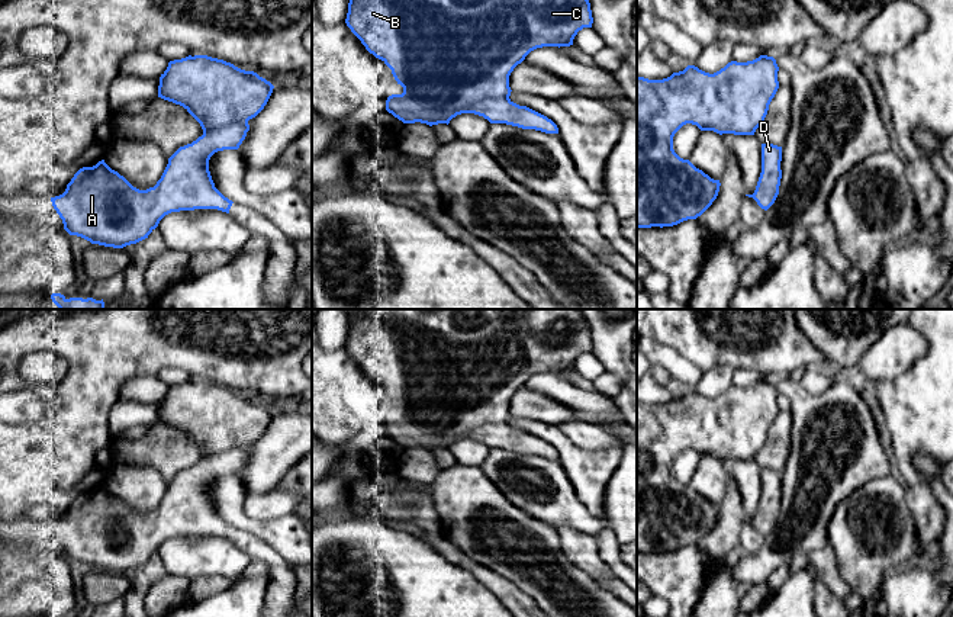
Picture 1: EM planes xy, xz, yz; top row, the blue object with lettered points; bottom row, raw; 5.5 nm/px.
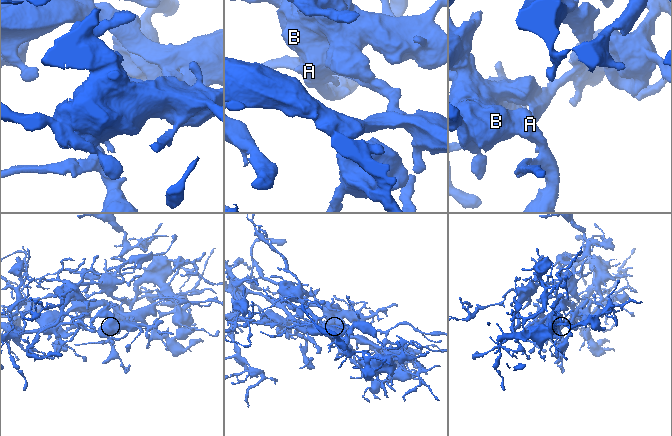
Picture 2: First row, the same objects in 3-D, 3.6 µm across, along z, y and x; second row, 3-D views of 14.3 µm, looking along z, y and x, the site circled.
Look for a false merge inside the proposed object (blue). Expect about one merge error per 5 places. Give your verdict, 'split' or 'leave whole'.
leave whole

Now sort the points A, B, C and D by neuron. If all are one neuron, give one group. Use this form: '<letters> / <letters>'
A B C D

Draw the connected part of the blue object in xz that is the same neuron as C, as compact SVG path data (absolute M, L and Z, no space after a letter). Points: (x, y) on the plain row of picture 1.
M345 309L348 316L348 338L345 348L351 357L361 366L366 375L381 385L403 412L402 420L392 420L386 425L386 436L403 449L450 449L453 443L461 438L474 438L483 441L490 449L506 449L522 454L535 454L545 459L558 459L557 450L547 441L513 428L509 412L509 401L525 382L542 372L570 372L579 356L592 353L593 343L590 328L580 309Z

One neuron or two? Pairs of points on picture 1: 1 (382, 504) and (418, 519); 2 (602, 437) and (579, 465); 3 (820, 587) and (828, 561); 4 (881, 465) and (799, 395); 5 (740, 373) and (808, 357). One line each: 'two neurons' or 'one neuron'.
1: one neuron
2: two neurons
3: two neurons
4: one neuron
5: two neurons

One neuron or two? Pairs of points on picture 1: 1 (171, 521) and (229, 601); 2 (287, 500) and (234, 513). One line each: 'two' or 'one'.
1: two
2: two

